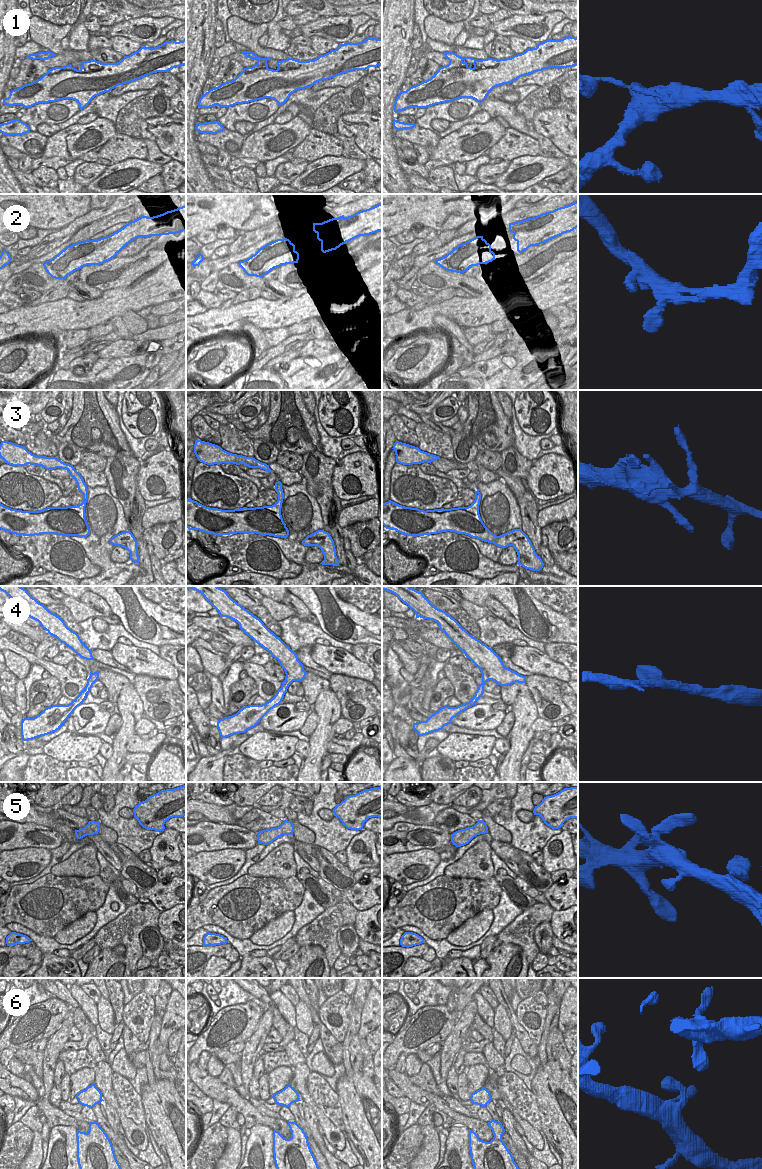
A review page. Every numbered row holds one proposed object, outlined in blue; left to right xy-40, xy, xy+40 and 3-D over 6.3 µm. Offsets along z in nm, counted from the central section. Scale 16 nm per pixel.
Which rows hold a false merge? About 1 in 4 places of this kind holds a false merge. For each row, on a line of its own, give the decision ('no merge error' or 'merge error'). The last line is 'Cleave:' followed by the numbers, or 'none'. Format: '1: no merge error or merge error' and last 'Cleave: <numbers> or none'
1: no merge error
2: no merge error
3: no merge error
4: no merge error
5: no merge error
6: no merge error
Cleave: none

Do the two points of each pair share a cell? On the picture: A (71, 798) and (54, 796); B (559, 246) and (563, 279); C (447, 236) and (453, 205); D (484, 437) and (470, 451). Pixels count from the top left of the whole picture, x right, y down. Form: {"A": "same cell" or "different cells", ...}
{"A": "different cells", "B": "different cells", "C": "different cells", "D": "different cells"}

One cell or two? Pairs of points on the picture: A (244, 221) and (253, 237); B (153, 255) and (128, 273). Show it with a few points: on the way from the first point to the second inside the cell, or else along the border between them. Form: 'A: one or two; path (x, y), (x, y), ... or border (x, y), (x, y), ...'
A: two; border (267, 223), (246, 231)
B: one; path (147, 261), (134, 268)

